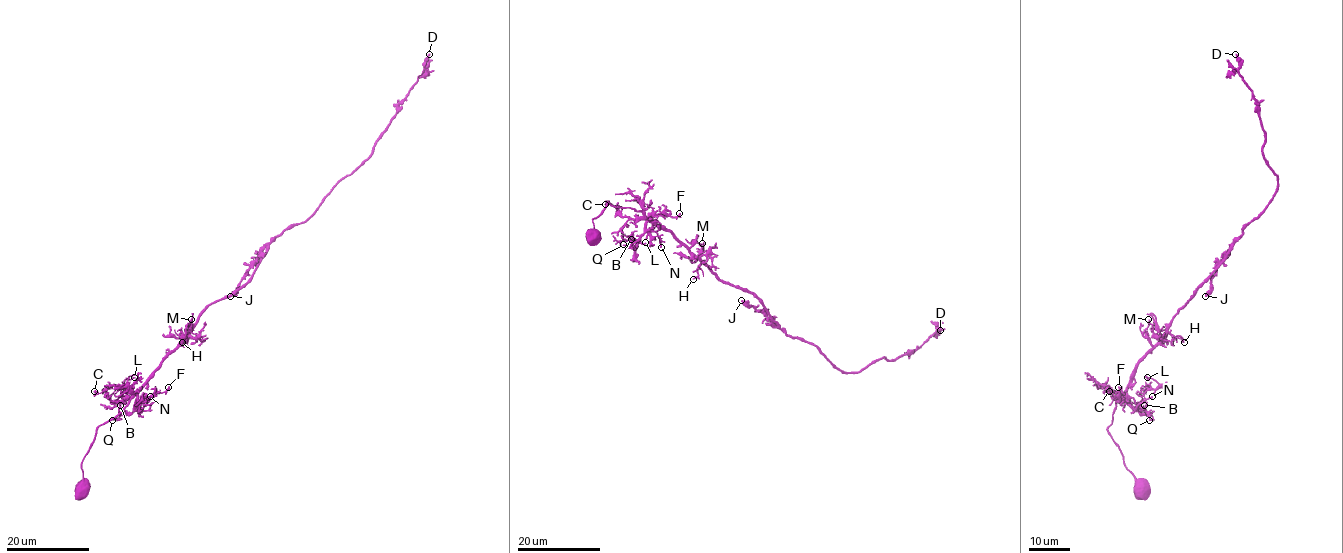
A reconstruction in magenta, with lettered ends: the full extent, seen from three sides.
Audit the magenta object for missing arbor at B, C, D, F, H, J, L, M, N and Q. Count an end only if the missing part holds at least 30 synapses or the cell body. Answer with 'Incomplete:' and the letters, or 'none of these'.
Incomplete: none of these

